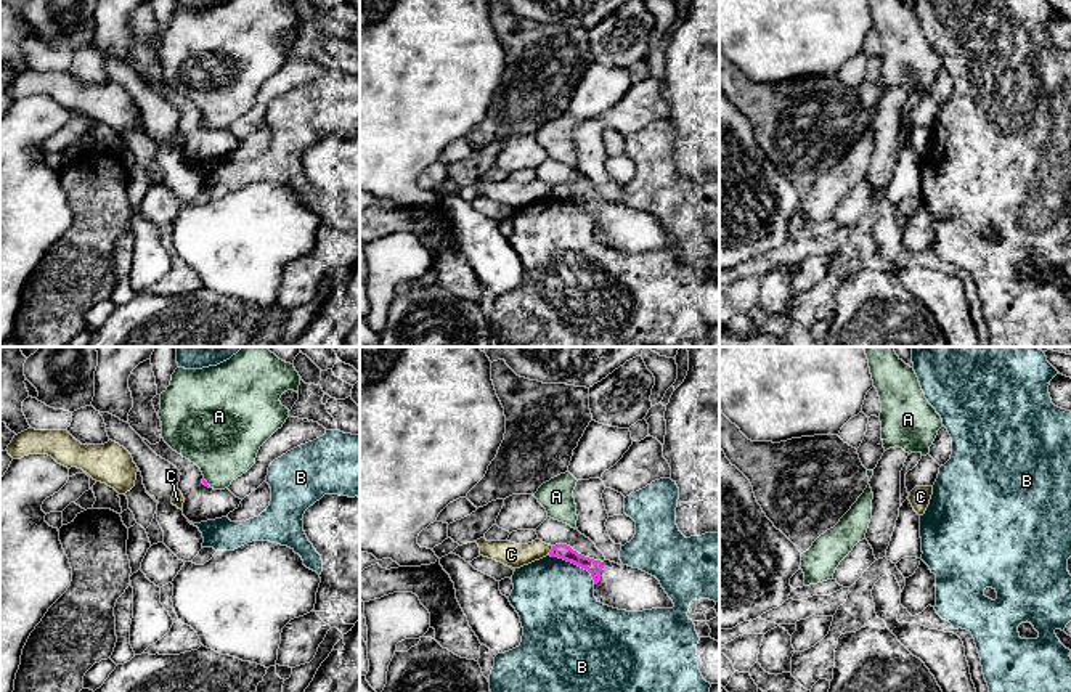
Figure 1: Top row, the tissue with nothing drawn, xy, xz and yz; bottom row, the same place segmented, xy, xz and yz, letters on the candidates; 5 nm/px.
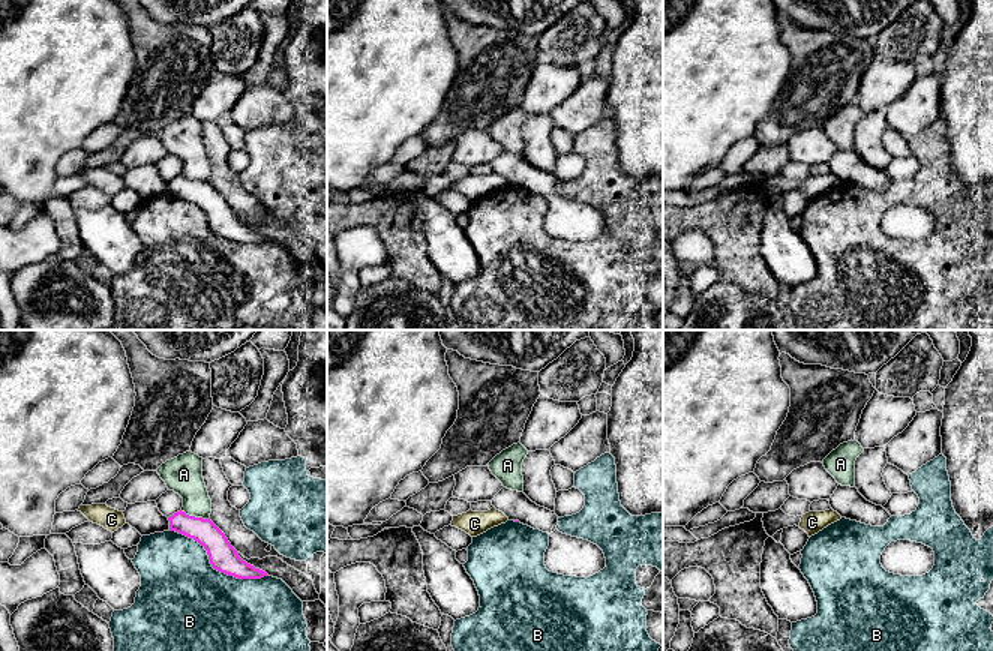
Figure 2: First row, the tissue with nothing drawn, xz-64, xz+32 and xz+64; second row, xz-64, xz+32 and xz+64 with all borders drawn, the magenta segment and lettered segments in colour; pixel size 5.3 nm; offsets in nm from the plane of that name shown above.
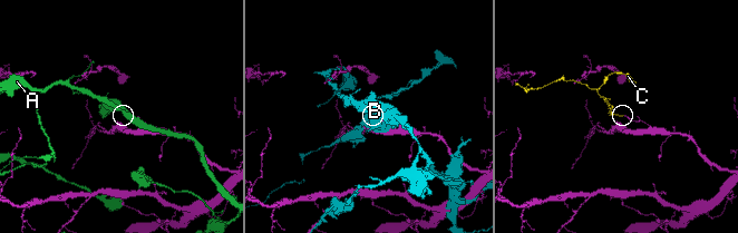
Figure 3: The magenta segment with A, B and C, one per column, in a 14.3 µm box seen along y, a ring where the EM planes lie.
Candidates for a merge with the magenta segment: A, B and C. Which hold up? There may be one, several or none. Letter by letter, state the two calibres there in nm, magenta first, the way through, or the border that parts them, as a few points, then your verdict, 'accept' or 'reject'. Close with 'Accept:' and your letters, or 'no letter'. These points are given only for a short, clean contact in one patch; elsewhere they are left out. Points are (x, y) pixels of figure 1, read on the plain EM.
A: calibres 20 and 380 nm; reject
B: calibres 80 and 400 nm; reject
C: calibres 80 and 120 nm; border xz (553, 187), (548, 195); reject
Accept: no letter

